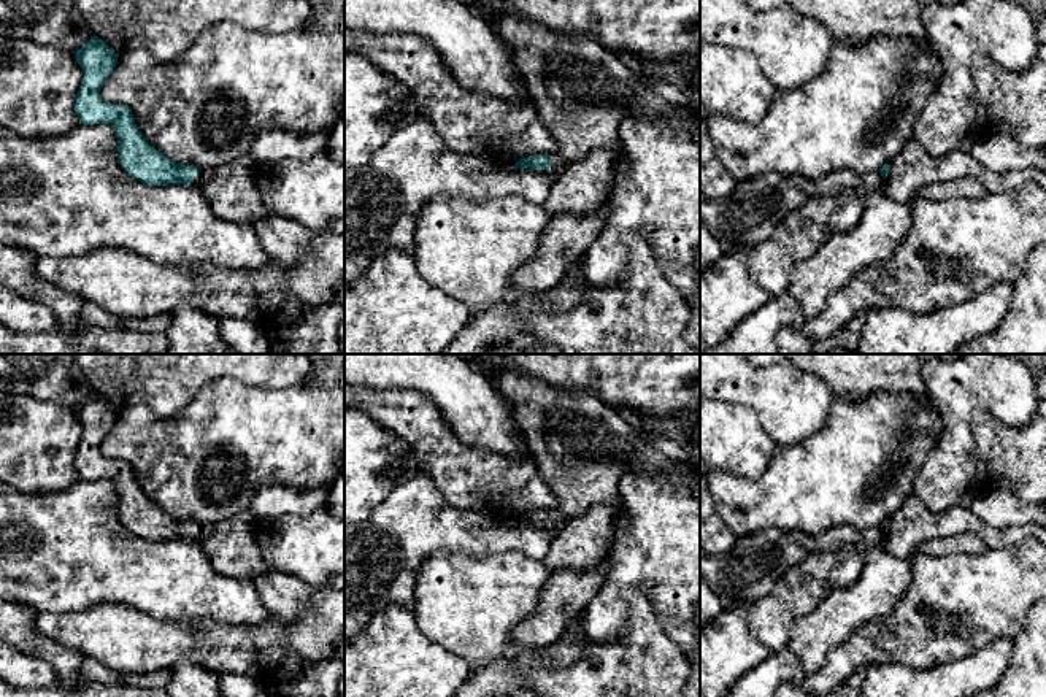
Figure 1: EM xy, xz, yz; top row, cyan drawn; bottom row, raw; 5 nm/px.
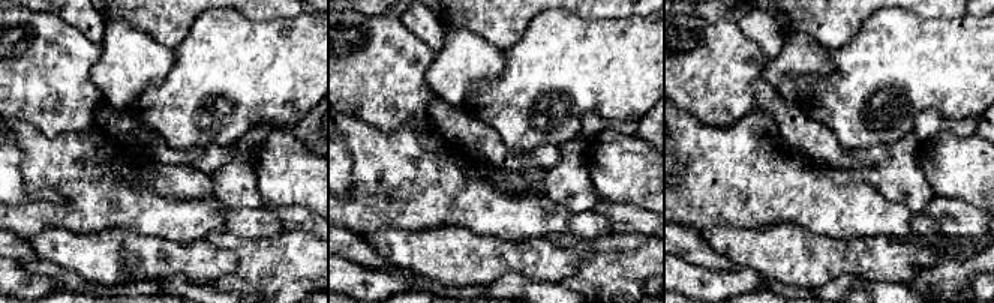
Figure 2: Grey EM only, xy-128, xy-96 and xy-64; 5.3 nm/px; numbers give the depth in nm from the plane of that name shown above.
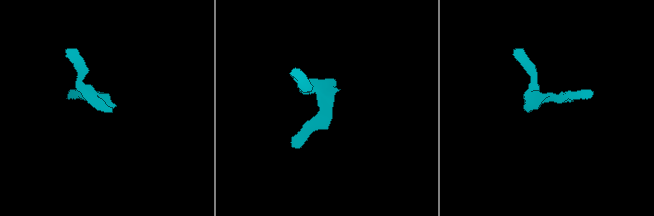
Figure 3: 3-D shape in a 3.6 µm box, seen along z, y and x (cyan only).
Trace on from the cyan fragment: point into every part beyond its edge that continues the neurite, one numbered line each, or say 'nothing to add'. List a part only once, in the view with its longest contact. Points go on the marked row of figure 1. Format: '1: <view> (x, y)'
1: xy (203, 177)

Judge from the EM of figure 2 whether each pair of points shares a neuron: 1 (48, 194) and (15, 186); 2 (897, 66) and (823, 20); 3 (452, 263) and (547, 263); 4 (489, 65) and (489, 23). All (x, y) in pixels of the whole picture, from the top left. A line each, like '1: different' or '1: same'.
1: same
2: different
3: same
4: different

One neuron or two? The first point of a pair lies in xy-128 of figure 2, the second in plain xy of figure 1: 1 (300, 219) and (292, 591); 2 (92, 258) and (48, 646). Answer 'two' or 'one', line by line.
1: one
2: two

